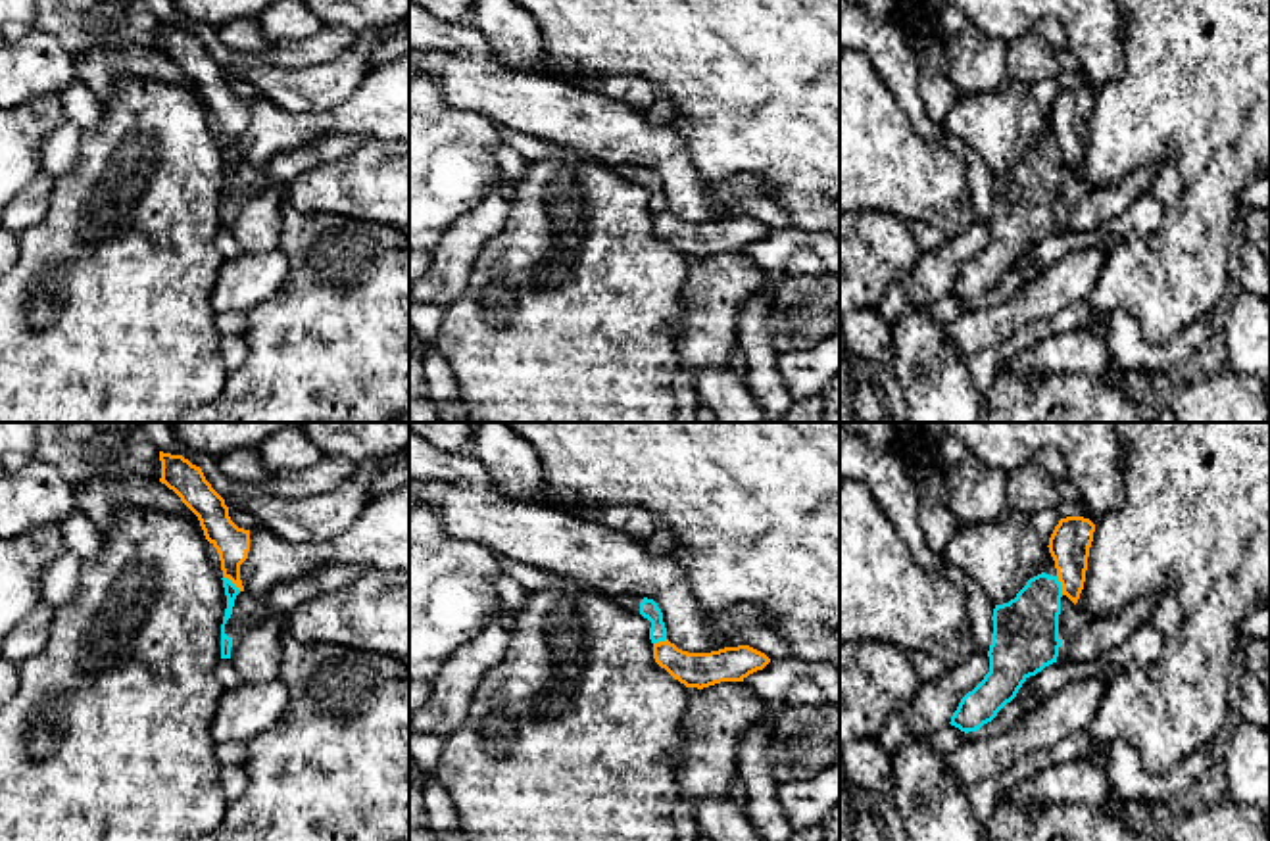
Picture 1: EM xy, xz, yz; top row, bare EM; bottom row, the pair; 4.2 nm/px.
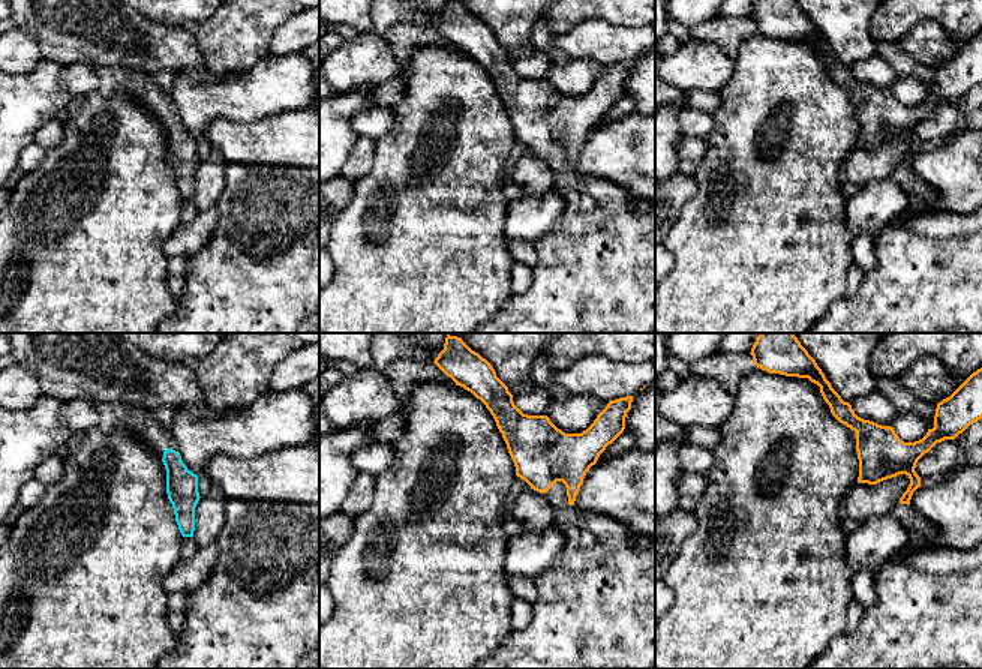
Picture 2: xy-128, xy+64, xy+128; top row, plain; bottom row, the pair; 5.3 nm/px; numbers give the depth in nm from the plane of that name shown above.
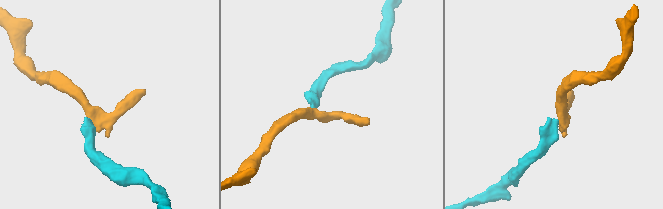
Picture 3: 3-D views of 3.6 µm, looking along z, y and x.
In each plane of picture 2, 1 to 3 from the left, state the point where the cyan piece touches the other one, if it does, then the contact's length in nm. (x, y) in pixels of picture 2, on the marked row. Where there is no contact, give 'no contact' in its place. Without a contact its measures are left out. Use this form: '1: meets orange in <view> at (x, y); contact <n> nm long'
1: no contact
2: no contact
3: no contact

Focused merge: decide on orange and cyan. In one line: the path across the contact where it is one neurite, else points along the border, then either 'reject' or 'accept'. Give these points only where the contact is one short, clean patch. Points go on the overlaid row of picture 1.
border yz (1057, 575), (1063, 594); reject

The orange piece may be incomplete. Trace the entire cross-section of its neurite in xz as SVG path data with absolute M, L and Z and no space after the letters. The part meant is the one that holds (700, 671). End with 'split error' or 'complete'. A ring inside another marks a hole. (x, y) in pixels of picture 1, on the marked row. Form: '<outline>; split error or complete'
M669 639L653 643L653 659L674 680L686 687L709 687L720 682L744 682L749 674L763 670L770 659L749 647L724 647L711 653L688 653Z; complete

